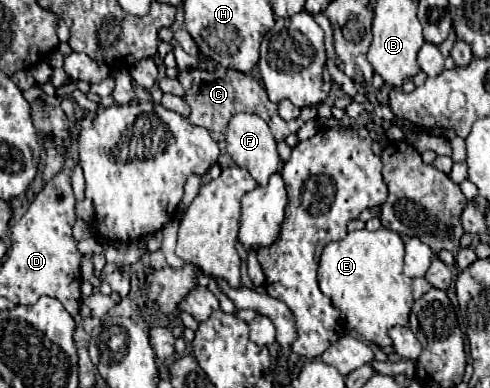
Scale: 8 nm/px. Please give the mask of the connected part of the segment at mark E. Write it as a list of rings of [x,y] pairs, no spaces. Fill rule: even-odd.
[[[381,227],[379,231],[351,231],[345,239],[329,243],[323,249],[319,263],[319,287],[339,309],[341,319],[347,323],[347,327],[355,329],[363,339],[375,343],[377,347],[391,345],[391,339],[387,335],[391,327],[409,323],[409,313],[413,307],[411,279],[403,273],[403,241],[395,231],[389,231],[385,227]]]

